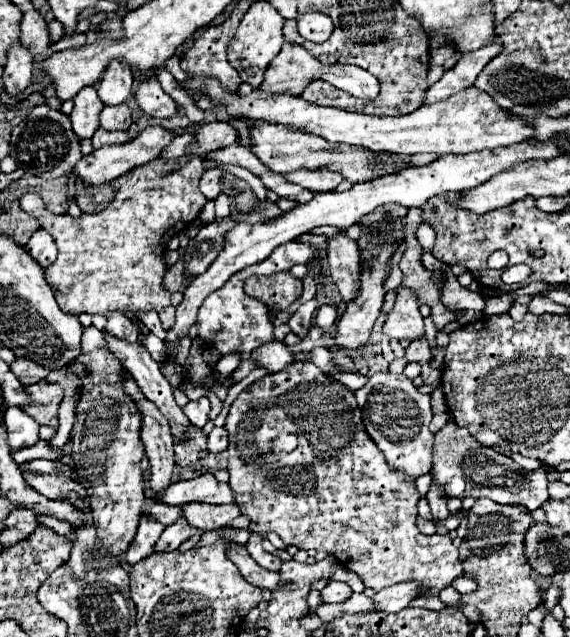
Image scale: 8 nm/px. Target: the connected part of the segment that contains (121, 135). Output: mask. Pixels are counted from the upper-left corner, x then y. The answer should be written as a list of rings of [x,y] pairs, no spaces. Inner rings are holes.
[[[97,129],[97,133],[91,137],[93,149],[101,149],[105,145],[115,145],[115,143],[125,143],[129,141],[125,131],[105,131],[105,129]]]

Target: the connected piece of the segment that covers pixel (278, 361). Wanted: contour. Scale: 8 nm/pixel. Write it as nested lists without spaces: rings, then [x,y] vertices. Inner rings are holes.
[[[271,341],[269,345],[261,345],[261,349],[253,351],[253,359],[269,373],[277,373],[295,361],[291,349],[283,341]]]

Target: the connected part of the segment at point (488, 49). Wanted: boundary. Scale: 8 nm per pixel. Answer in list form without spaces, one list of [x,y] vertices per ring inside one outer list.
[[[491,43],[491,45],[485,45],[473,53],[459,57],[457,65],[453,69],[445,71],[445,75],[425,91],[423,105],[433,105],[437,101],[445,101],[453,93],[457,93],[465,87],[471,87],[473,81],[477,79],[477,73],[481,73],[481,69],[497,53],[501,53],[501,43]]]

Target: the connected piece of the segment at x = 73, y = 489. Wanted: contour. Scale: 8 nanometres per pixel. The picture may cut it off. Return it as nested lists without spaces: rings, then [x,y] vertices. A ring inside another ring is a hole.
[[[23,471],[23,477],[25,477],[27,485],[37,489],[47,499],[57,499],[57,497],[61,497],[61,493],[77,493],[81,497],[81,503],[89,505],[89,501],[85,501],[85,487],[79,481],[71,481],[67,477],[57,477],[57,475],[25,473],[25,471]]]

